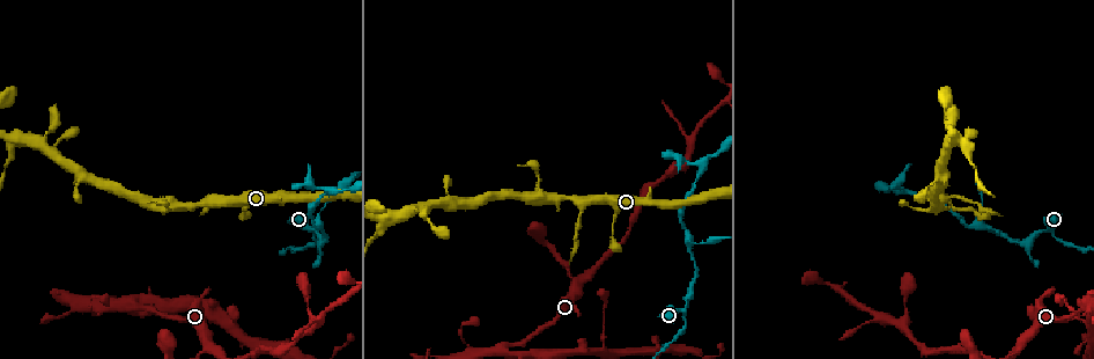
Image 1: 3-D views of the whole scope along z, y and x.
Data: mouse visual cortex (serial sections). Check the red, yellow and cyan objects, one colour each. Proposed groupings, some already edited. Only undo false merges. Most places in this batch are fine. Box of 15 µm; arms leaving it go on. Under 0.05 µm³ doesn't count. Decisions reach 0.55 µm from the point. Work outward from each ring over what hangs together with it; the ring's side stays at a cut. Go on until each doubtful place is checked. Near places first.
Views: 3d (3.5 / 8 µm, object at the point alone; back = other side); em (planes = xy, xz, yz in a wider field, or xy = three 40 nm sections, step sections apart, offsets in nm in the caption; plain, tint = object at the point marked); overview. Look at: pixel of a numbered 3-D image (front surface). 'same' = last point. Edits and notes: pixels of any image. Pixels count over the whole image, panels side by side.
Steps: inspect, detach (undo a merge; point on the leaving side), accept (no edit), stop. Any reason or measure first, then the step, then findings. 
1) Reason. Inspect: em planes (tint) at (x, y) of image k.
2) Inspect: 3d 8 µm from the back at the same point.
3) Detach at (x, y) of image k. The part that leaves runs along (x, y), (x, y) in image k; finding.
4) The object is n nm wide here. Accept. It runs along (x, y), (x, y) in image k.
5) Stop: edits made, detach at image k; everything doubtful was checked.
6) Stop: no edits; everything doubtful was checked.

Inspect: 3d 3.5 µm at (318, 233) of image 1.

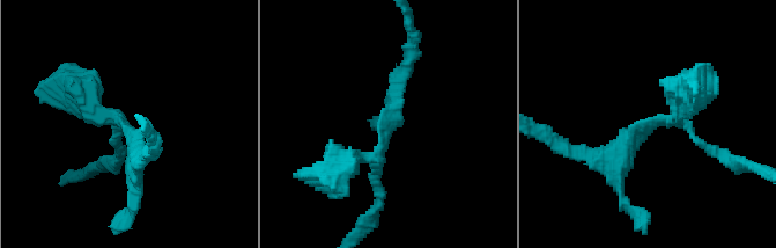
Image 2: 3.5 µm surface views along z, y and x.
Need the tissue. Inspect: em xy step 5 (tint) at (383, 138) of image 2.

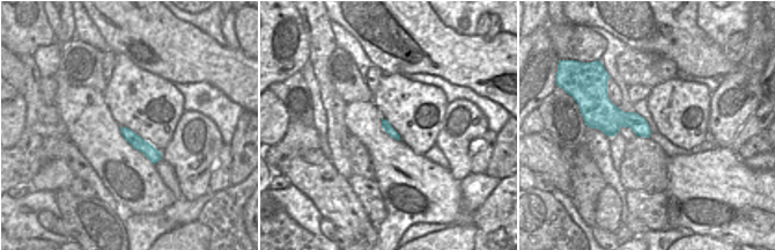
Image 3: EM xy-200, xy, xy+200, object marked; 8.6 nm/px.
Accept. It runs along (688, 90), (679, 116), (593, 159) in image 2; all the same cell.

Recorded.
A fork. Inspect: 3d 3.5 µm at (688, 238) of image 1.

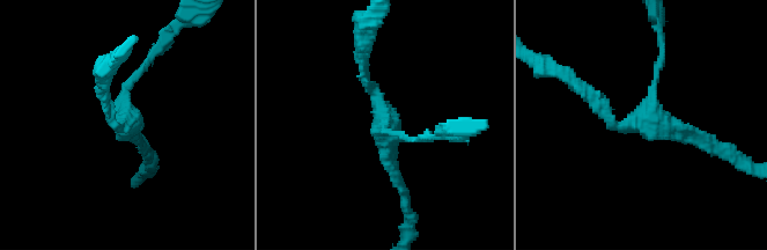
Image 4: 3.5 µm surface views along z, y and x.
3 arms meet here; the arms are 100, 150, 150 nm wide; shape alone is not enough. Inspect: em xy step 2 (tint) at (652, 124) of image 4.

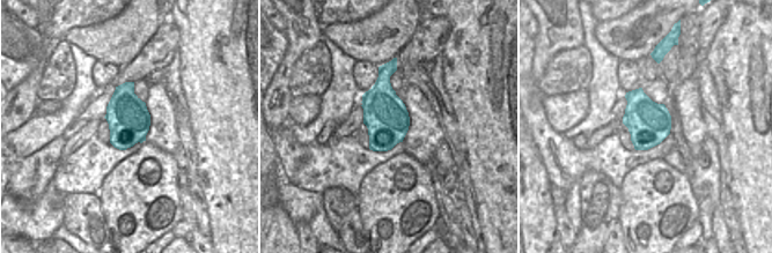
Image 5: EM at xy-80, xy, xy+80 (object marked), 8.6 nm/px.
Accept. It runs along (717, 148), (685, 126), (617, 126), (594, 102) in image 4; all the same cell.

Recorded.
Abrupt turn. Inspect: 3d 8 µm at (899, 185) of image 1.

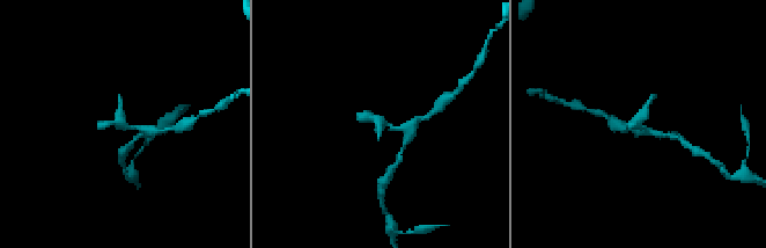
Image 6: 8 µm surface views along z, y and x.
Zoom in. Inspect: 3d 3.5 µm at (119, 124) of image 6.

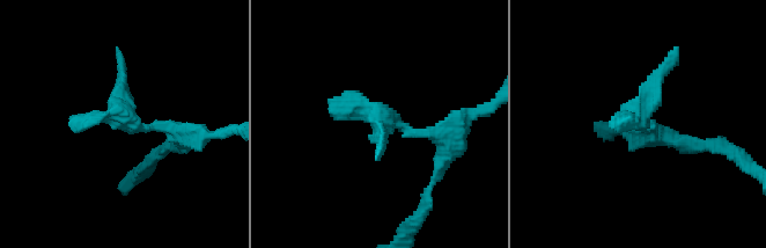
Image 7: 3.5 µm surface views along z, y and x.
Inspect: em xy step 1 (tint) at (641, 117) of image 7.

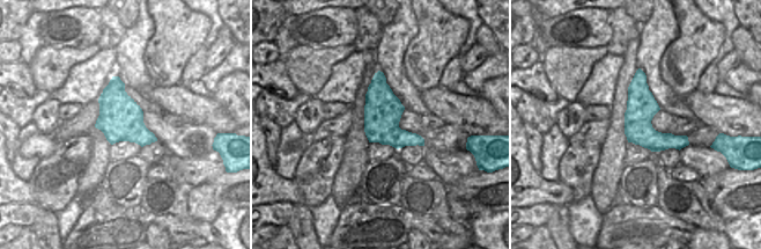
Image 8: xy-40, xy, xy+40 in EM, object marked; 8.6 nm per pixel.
Accept. It runs along (190, 136), (123, 115), (116, 51) in image 7; continuous, no second cell.

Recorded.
Three arms meet. Inspect: 3d 8 µm at (1083, 306) of image 1.

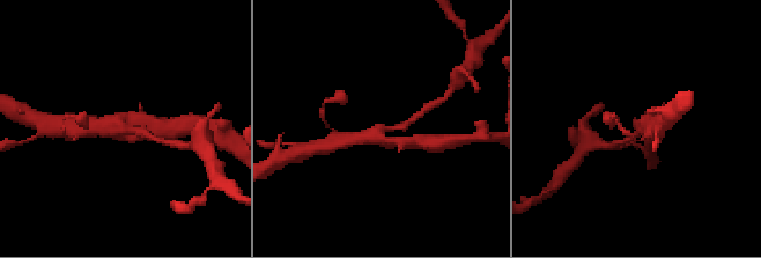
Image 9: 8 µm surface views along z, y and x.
Shape alone is not enough. Inspect: em xy step 1 (tint) at (130, 132) of image 9.

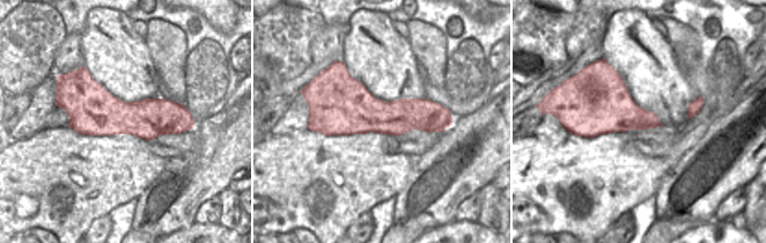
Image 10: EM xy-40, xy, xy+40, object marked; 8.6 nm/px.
Accept. It runs along (416, 116), (378, 133), (397, 142) in image 9; all the same cell.

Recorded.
Stop: no edits; everything doubtful was checked.

